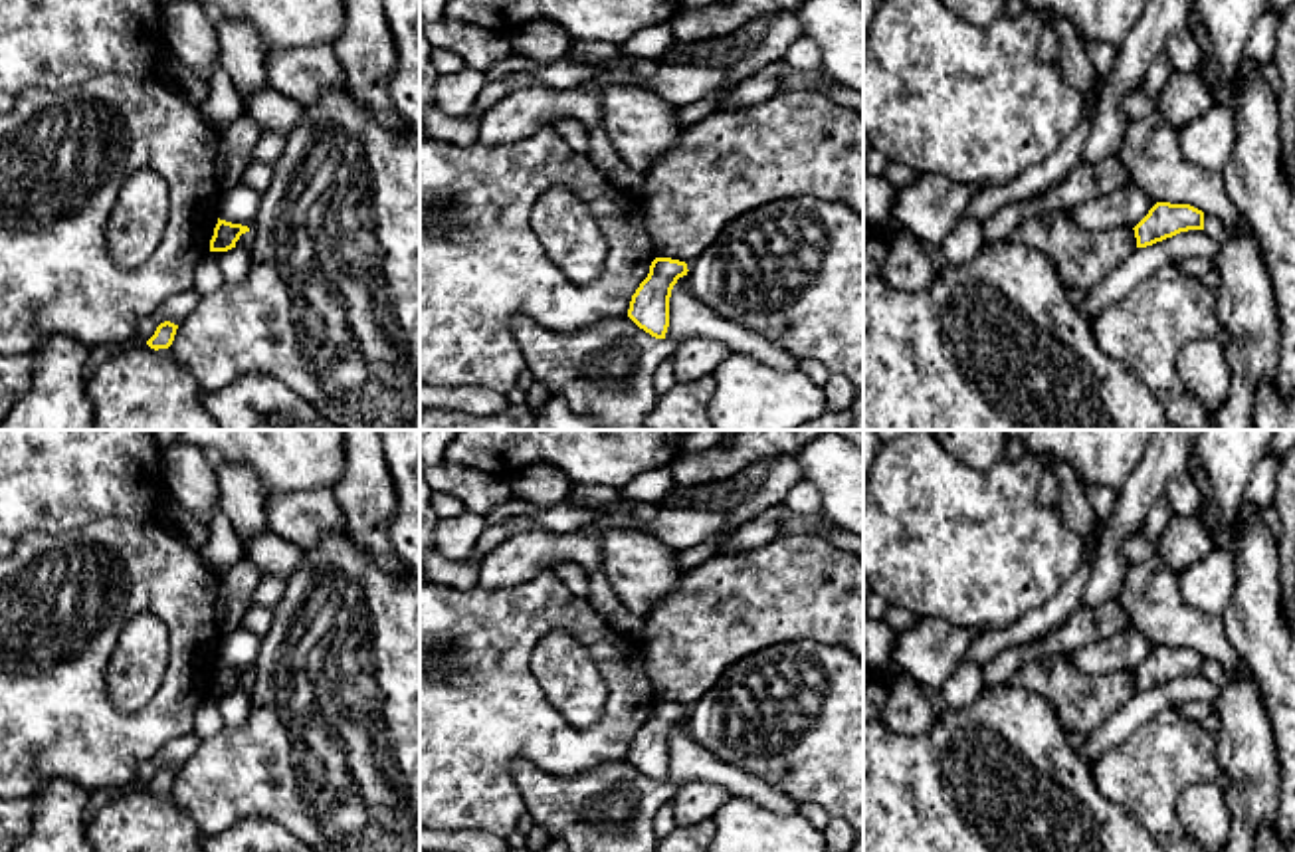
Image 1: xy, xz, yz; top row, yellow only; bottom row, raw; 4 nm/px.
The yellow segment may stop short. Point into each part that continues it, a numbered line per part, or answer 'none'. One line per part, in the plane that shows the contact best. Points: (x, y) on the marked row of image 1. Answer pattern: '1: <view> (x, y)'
none

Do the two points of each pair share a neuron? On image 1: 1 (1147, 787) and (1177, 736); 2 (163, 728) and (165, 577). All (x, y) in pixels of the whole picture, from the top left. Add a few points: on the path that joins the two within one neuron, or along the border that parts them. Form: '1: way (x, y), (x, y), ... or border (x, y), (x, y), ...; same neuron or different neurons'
1: way (1149, 775), (1171, 747); same neuron
2: way (175, 690), (179, 666), (175, 615); same neuron

